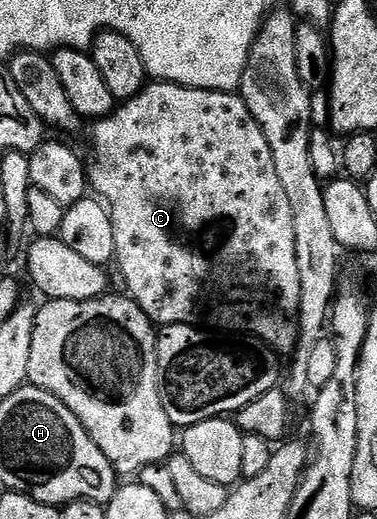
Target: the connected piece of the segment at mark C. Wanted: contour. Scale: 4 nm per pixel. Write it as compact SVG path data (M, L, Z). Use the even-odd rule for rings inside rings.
M154 81L147 84L146 88L140 90L131 101L121 102L114 112L95 120L93 125L94 134L90 137L90 161L88 157L88 181L92 186L93 192L101 198L106 208L110 211L112 235L114 236L114 261L116 266L118 265L119 271L122 272L123 279L126 280L125 292L133 297L134 302L145 311L150 320L159 326L193 325L198 327L217 327L222 331L241 331L246 335L257 335L275 350L293 350L298 340L296 318L298 304L300 303L300 270L296 267L296 227L292 227L292 206L288 203L288 195L284 193L284 187L280 185L280 175L276 175L276 163L272 163L272 151L268 147L268 139L264 139L264 131L260 131L256 119L252 119L252 111L248 111L248 107L242 101L241 96L237 92L221 93L215 89L189 89L183 85L174 85L171 81Z

